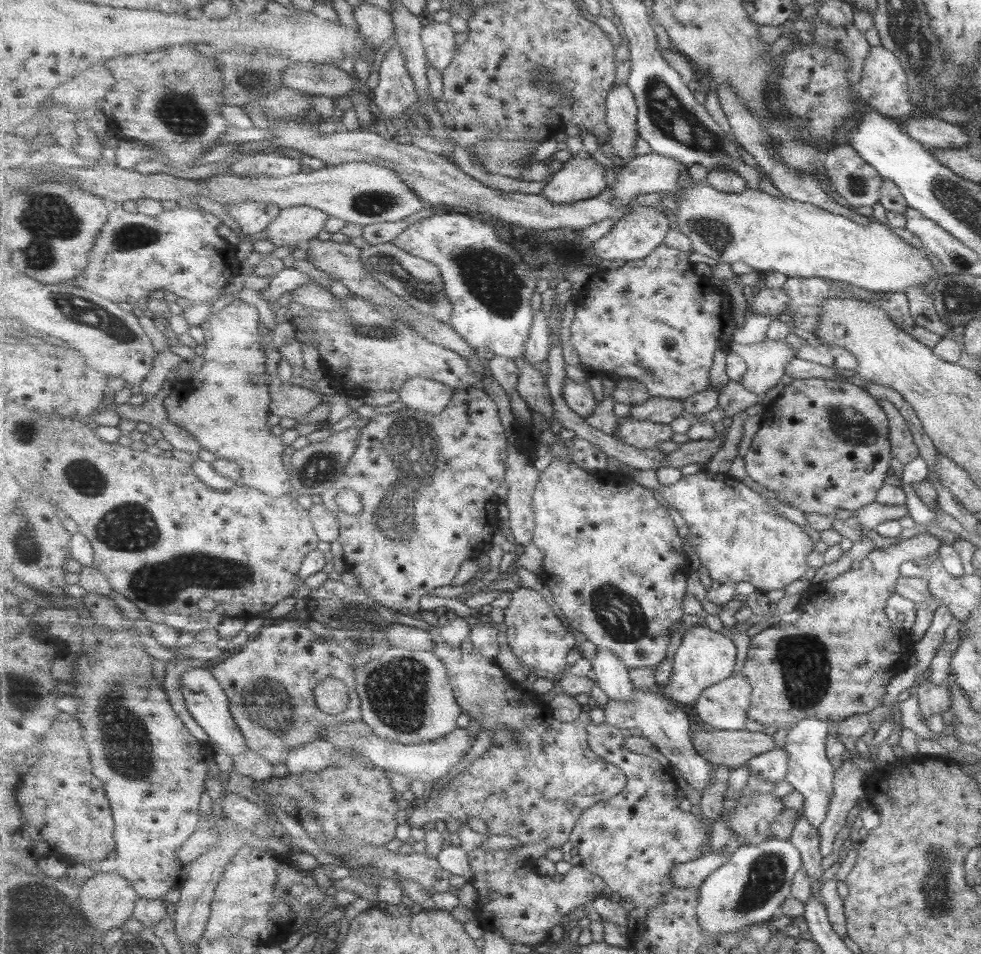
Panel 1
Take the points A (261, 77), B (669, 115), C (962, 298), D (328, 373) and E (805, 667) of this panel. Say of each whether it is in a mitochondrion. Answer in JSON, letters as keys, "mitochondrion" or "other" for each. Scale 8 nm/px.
{"A":"mitochondrion","B":"mitochondrion","C":"mitochondrion","D":"other","E":"mitochondrion"}

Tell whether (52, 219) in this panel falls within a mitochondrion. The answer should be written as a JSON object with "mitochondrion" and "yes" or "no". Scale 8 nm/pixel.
{"mitochondrion":"yes"}

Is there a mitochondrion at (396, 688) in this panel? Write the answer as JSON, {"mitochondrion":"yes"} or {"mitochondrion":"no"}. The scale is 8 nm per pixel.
{"mitochondrion":"yes"}

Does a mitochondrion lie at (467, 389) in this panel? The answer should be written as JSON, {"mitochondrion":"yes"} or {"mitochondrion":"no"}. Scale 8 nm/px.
{"mitochondrion":"no"}

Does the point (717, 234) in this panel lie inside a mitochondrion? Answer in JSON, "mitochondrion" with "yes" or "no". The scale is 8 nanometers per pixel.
{"mitochondrion":"yes"}

